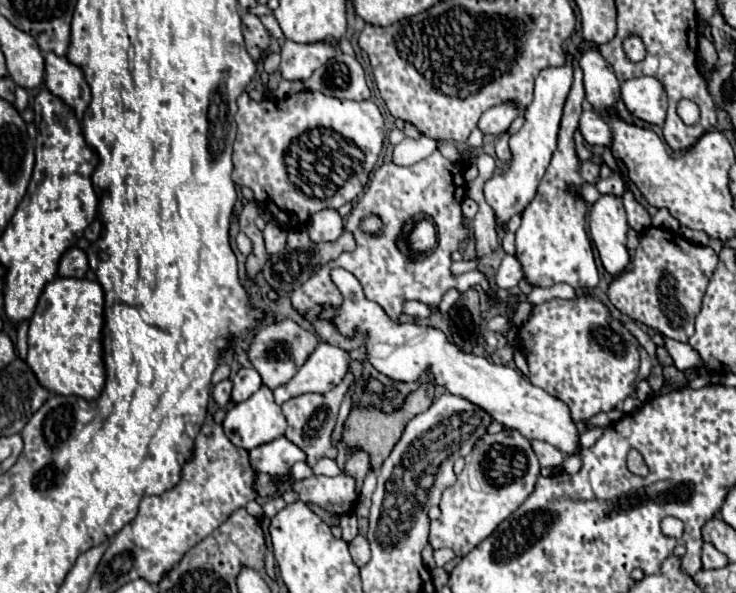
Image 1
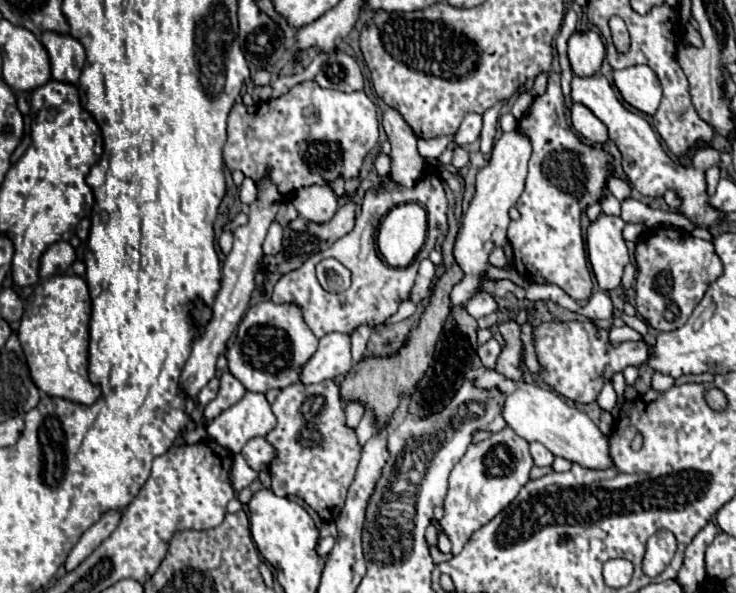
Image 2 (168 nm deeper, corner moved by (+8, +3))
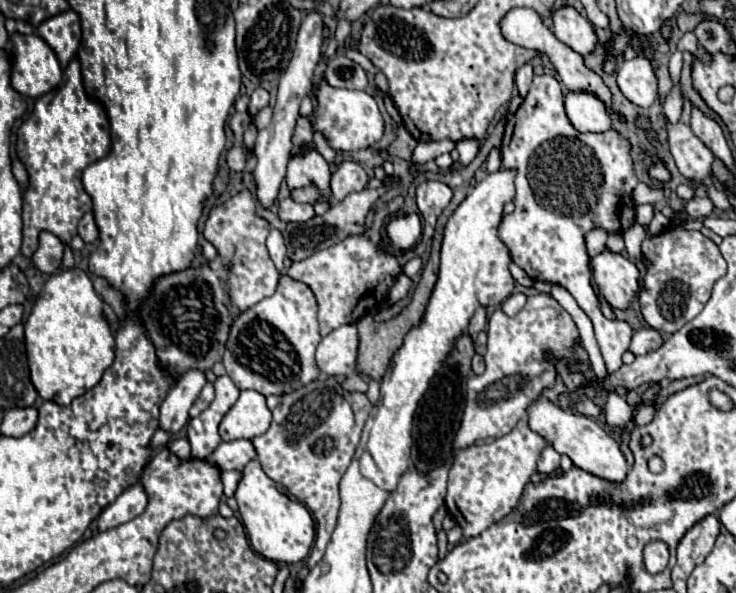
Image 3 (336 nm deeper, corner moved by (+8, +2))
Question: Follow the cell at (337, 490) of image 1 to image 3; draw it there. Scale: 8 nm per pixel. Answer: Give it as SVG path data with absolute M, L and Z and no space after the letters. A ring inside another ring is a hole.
M320 377L310 385L284 395L272 415L270 429L264 435L254 437L252 445L264 473L272 481L284 485L288 493L304 503L316 517L316 543L306 563L308 569L312 569L322 559L334 531L340 509L338 483L354 457L362 427L358 425L358 433L352 433L354 411L344 399L342 385L334 377Z

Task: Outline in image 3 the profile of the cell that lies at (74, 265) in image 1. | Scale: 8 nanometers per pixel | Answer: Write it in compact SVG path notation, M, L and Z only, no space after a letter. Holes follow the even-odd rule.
M42 231L38 237L38 249L34 251L32 261L42 273L54 273L62 265L62 253L64 253L62 241L56 235Z

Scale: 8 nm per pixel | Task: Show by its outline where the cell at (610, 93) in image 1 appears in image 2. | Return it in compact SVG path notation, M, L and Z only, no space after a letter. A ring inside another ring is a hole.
M574 32L568 40L568 60L572 72L580 78L590 78L600 72L604 60L604 44L596 32Z

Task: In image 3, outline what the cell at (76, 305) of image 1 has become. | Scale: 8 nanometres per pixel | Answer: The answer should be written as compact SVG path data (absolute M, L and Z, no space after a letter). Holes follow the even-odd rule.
M66 269L46 281L24 331L32 385L44 401L70 405L74 397L92 389L114 361L116 339L104 315L104 301L82 269Z

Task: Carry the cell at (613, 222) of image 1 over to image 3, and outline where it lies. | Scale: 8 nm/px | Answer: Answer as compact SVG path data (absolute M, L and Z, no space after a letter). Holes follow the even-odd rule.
M602 251L598 257L594 257L592 273L600 293L612 305L612 309L628 309L640 291L640 273L636 265L618 253Z

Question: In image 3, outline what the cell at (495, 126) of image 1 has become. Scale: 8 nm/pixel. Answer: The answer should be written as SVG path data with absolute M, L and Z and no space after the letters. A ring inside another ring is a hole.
M430 141L430 143L418 143L412 151L412 173L416 173L418 165L424 165L430 159L436 159L442 153L450 153L456 147L454 141Z

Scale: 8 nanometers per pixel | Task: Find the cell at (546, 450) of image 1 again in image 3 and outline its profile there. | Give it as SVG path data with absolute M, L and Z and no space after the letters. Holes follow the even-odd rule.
M546 447L538 459L538 471L544 475L554 473L560 467L560 453L554 447Z

